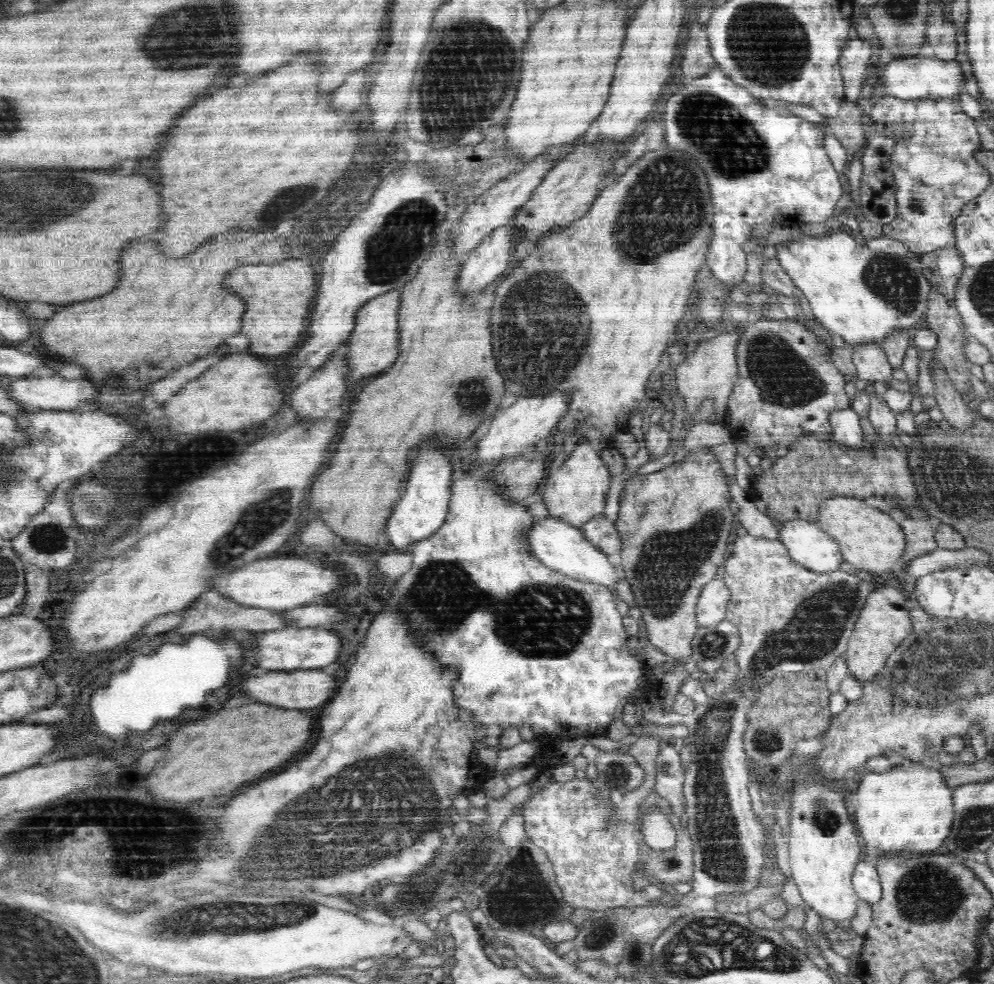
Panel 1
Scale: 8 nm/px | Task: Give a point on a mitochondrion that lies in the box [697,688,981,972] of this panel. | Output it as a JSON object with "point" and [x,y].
{"point":[927,894]}

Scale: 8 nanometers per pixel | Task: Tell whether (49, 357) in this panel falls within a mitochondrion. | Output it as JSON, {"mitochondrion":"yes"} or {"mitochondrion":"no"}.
{"mitochondrion":"no"}

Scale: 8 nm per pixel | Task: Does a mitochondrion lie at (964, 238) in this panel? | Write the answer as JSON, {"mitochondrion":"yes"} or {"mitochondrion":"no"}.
{"mitochondrion":"no"}

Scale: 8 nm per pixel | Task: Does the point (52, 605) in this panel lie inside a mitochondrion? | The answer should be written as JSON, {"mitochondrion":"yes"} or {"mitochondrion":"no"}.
{"mitochondrion":"no"}

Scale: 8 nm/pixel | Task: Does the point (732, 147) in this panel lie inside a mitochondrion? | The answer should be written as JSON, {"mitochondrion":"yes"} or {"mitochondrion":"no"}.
{"mitochondrion":"yes"}

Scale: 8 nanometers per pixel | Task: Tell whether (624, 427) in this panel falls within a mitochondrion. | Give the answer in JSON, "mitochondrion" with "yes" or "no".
{"mitochondrion":"no"}

